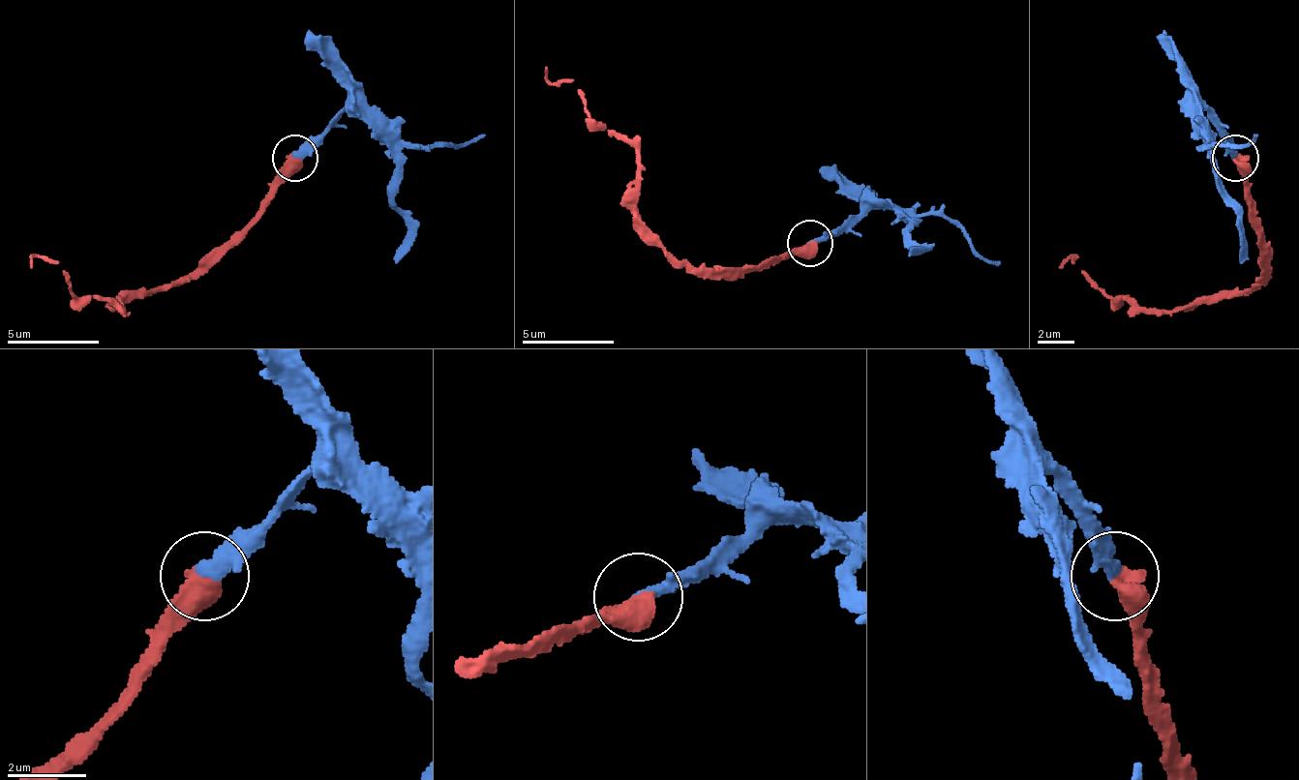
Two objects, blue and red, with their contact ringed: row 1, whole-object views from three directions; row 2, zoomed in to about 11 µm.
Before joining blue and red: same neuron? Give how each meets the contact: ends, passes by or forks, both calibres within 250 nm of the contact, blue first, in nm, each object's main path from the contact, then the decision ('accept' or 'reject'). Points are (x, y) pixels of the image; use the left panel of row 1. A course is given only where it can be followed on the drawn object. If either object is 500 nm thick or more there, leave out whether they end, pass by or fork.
300/550 nm | blue via (293, 159), (345, 108), (372, 127), (395, 164), (395, 205), (408, 227), (408, 251), (395, 264) | red via (293, 159), (271, 200), (188, 279), (124, 301), (124, 311), (82, 301), (60, 264), (37, 255), (32, 269) | accept

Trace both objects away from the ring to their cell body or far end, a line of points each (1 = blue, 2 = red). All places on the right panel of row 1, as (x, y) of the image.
1: (1234, 159), (1229, 136), (1201, 108), (1197, 127), (1229, 205), (1243, 227), (1243, 251), (1238, 264)
2: (1234, 159), (1261, 232), (1261, 279), (1253, 287), (1147, 311), (1114, 301), (1073, 255), (1059, 269)

